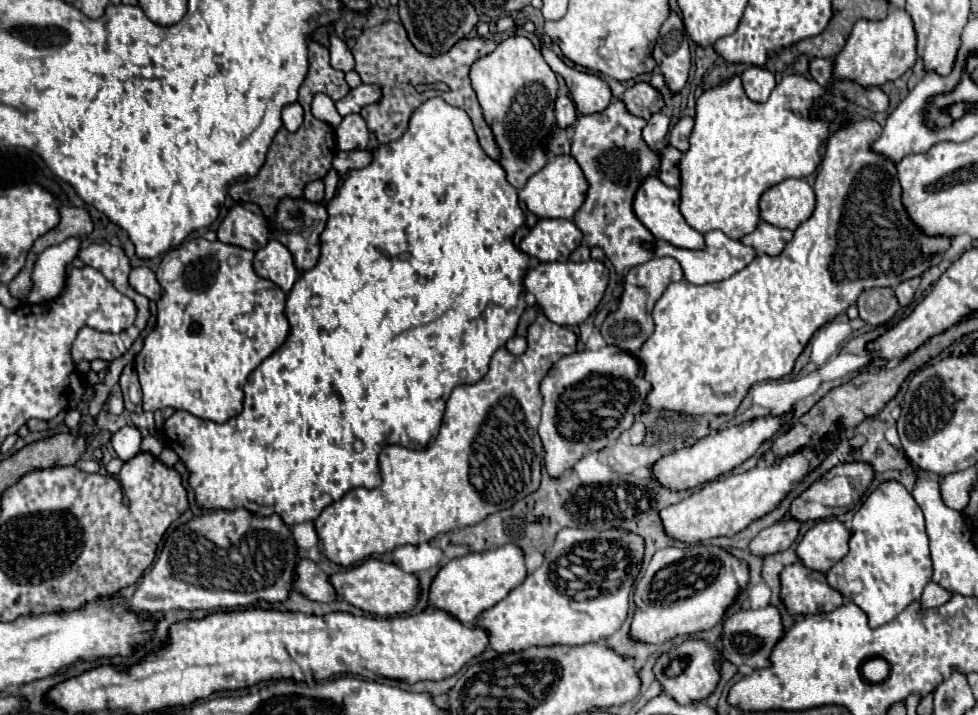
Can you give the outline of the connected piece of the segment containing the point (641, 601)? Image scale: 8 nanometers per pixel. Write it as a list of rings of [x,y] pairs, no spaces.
[[[670,546],[658,550],[634,584],[636,612],[630,640],[664,644],[676,636],[690,636],[714,628],[726,608],[748,584],[748,566],[718,546]]]

